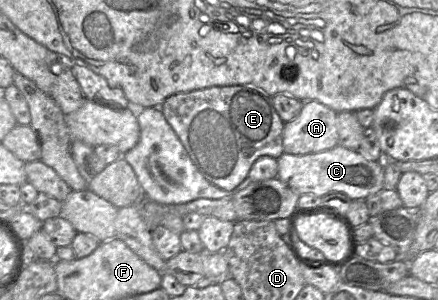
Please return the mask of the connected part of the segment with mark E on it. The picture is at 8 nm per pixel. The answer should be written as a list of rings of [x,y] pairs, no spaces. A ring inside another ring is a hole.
[[[251,85],[213,86],[166,98],[159,107],[185,147],[198,171],[212,184],[232,190],[247,176],[254,162],[262,156],[278,159],[283,153],[284,122],[276,112],[272,96]]]

